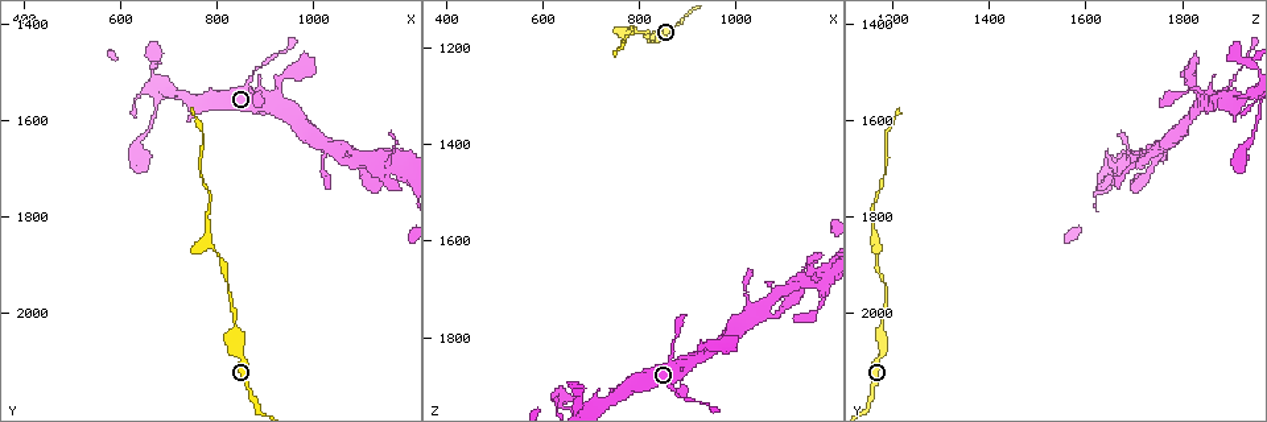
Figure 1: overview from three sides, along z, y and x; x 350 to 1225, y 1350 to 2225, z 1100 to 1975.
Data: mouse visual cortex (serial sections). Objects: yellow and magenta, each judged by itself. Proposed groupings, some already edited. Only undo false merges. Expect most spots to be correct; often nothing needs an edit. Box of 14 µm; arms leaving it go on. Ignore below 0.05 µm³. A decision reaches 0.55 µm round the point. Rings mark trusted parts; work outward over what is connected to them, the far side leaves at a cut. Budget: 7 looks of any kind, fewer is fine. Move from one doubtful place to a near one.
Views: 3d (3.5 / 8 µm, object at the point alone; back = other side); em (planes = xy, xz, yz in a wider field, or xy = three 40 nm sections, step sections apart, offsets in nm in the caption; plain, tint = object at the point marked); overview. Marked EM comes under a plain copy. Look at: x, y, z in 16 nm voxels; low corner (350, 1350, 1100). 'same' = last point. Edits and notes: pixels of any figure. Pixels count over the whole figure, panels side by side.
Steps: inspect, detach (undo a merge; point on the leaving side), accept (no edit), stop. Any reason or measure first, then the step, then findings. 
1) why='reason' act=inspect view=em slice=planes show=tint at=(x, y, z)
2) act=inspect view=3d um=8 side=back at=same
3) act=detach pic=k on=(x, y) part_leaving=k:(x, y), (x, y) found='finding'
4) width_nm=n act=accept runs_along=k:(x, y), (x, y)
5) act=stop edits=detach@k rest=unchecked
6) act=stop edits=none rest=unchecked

why='a narrow waist' act=inspect view=3d um=3.5 at=(920, 1565, 1840)

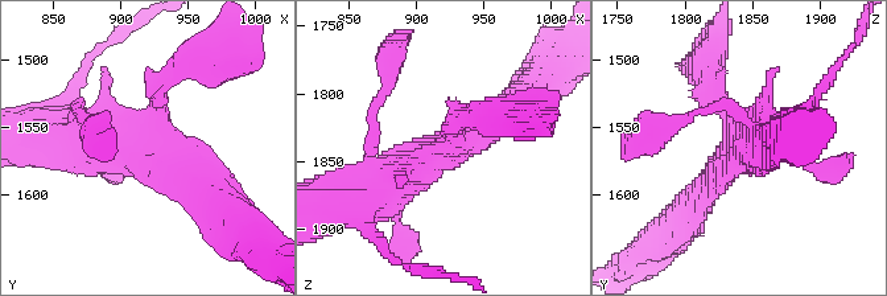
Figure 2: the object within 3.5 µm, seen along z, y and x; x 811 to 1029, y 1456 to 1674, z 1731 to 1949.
arms=3 arm_widths_nm=200,350,600 act=inspect view=em slice=xy step=2 show=tint at=(926, 1570, 1842)

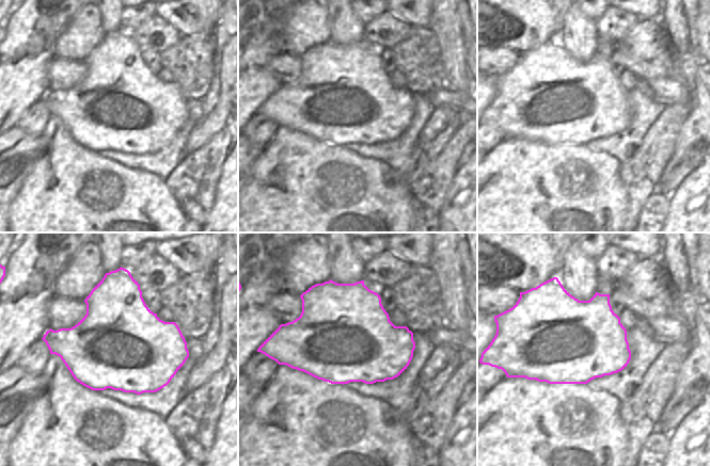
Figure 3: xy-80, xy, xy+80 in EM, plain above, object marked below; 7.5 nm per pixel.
width_nm=700 act=accept runs_along=2:(376, 193), (514, 106) found='continuous, no second cell'

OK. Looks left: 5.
why='abrupt turn' act=inspect view=3d um=3.5 at=(1180, 1680, 1680)

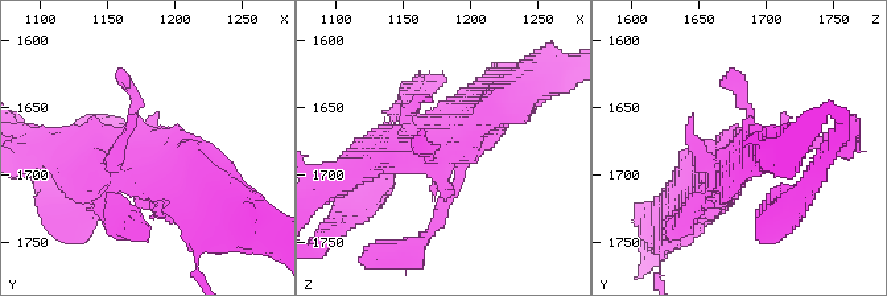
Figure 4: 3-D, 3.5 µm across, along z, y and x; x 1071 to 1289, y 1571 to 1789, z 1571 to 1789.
act=inspect view=em slice=xy step=2 show=tint at=(1176, 1688, 1680)

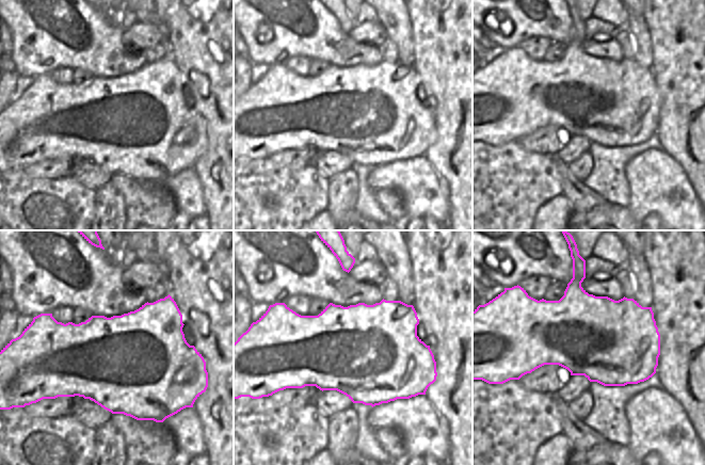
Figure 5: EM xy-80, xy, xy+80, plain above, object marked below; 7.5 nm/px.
why='another direction' act=inspect view=em slice=xy step=3 show=tint at=same

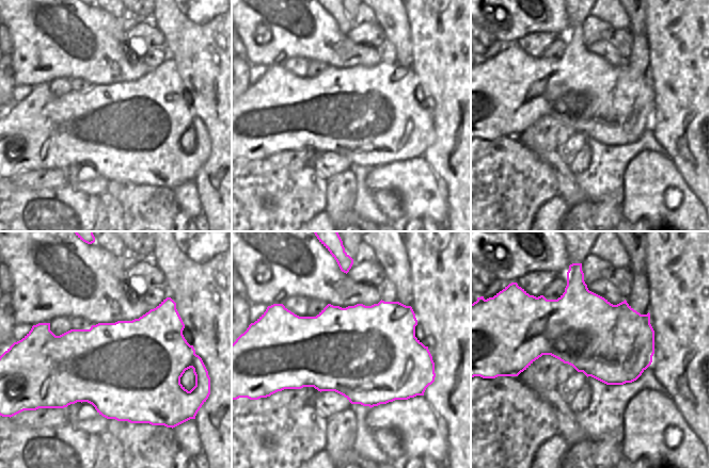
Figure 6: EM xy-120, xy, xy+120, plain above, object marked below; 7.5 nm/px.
act=accept runs_along=4:(353, 169), (446, 149), (438, 217) found='all the same cell'

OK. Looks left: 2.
why='a narrow waist' act=inspect view=em slice=xy step=3 show=tint at=(830, 1950, 1190)

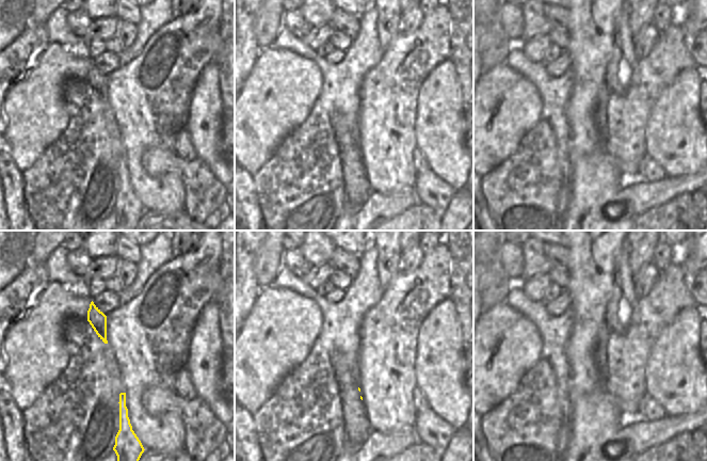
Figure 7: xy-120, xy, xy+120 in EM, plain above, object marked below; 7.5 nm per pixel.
act=inspect view=3d um=3.5 at=same

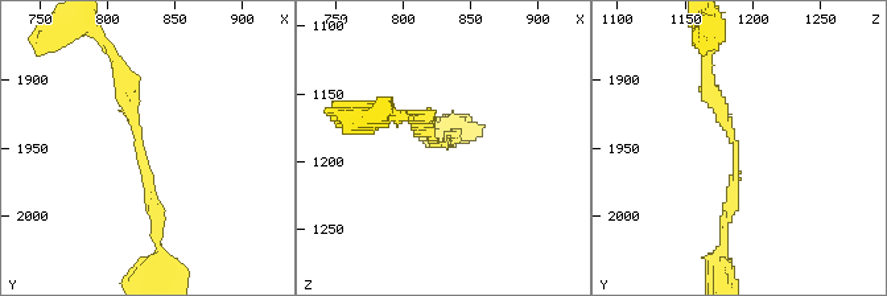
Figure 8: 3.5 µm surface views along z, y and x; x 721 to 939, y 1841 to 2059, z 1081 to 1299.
act=accept runs_along=8:(157, 239), (149, 165), (122, 77) found='all the same cell'

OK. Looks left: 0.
act=stop edits=none rest=unchecked

